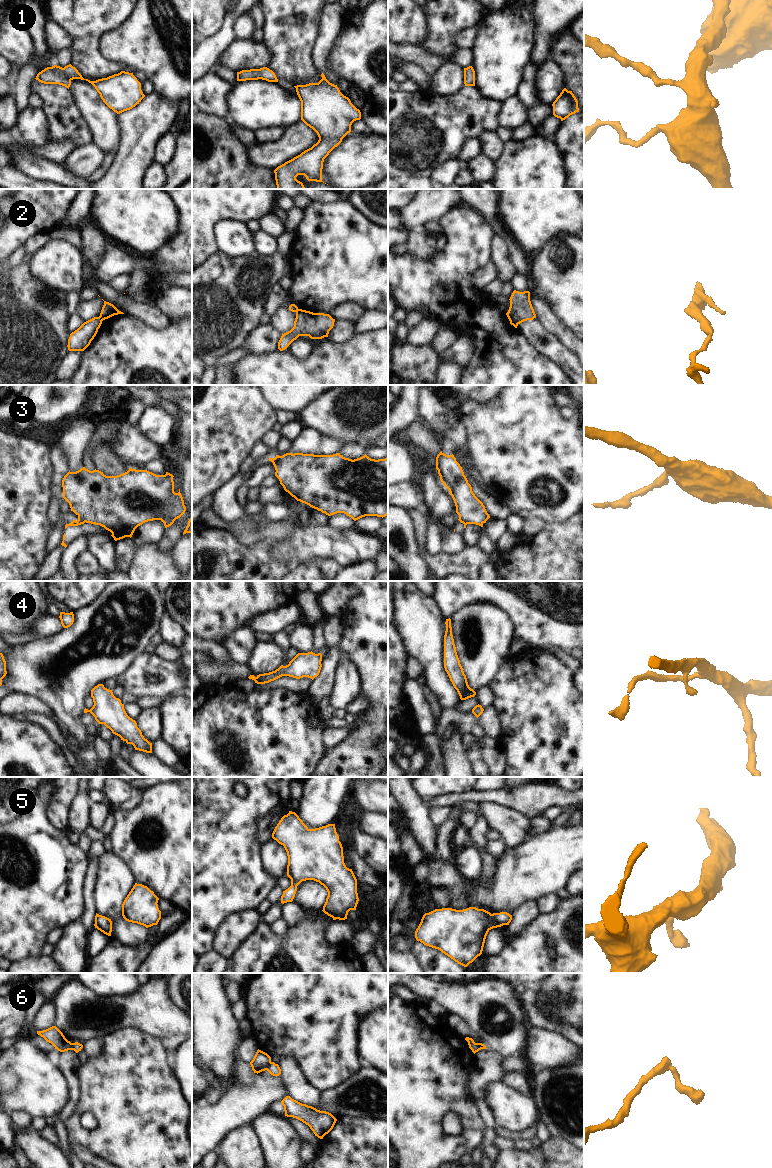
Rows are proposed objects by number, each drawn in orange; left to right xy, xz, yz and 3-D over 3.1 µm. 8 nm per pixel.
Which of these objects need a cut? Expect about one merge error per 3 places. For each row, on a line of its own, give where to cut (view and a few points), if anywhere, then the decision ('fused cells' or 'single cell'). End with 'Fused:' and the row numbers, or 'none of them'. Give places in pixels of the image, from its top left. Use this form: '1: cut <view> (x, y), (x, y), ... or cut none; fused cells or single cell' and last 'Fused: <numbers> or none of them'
1: cut none; single cell
2: cut xy (100, 315), (102, 320); fused cells
3: cut xy (77, 520), (84, 522); fused cells
4: cut none; single cell
5: cut none; single cell
6: cut xz (270, 1061), (266, 1069); fused cells
Fused: 2, 3, 6

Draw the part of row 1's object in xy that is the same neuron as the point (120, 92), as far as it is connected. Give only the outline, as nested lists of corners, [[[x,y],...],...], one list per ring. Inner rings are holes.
[[[71,64],[65,66],[64,68],[54,65],[39,72],[35,79],[44,84],[59,84],[68,89],[73,79],[86,80],[95,87],[103,102],[117,114],[132,109],[145,97],[141,90],[141,83],[137,80],[133,73],[125,71],[121,71],[120,73],[114,74],[107,78],[90,81],[88,79],[84,79],[78,70]]]

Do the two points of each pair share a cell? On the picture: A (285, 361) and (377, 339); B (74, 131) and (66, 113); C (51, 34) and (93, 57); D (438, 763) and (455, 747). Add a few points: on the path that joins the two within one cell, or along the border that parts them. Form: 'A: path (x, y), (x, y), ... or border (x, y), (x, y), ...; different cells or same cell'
A: path (308, 364), (352, 364), (354, 362); same cell
B: path (70, 127), (66, 123), (66, 117); same cell
C: border (58, 25), (68, 34), (70, 38), (69, 47); different cells
D: border (439, 744), (445, 766); different cells

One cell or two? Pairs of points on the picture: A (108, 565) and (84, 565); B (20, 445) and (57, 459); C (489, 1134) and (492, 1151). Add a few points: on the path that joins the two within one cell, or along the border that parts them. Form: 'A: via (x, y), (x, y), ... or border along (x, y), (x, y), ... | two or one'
A: border along (89, 550), (97, 557), (103, 569) | two
B: border along (50, 447), (53, 467), (51, 481) | two
C: via (489, 1138), (489, 1147) | one

